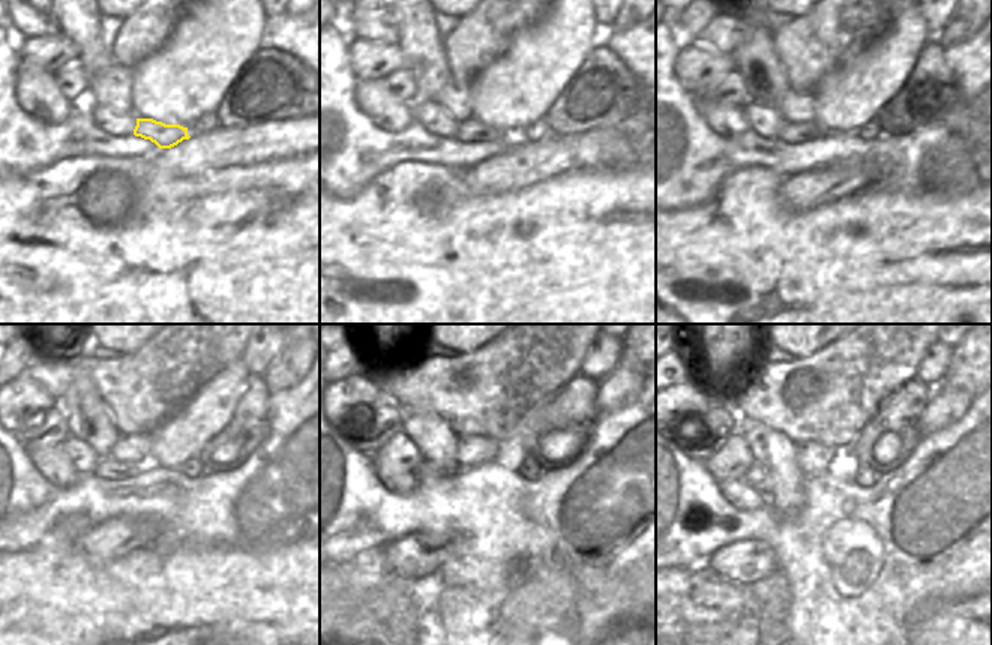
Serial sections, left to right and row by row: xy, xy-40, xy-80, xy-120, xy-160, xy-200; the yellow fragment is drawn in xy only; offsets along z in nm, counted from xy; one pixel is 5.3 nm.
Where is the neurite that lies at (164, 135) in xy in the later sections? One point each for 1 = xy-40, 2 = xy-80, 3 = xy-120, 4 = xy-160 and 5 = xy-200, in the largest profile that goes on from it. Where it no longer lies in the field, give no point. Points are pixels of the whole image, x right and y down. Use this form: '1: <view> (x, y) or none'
1: xy-40 (470, 131)
2: xy-80 (806, 131)
3: xy-120 (107, 468)
4: xy-160 (428, 470)
5: xy-200 (757, 477)

